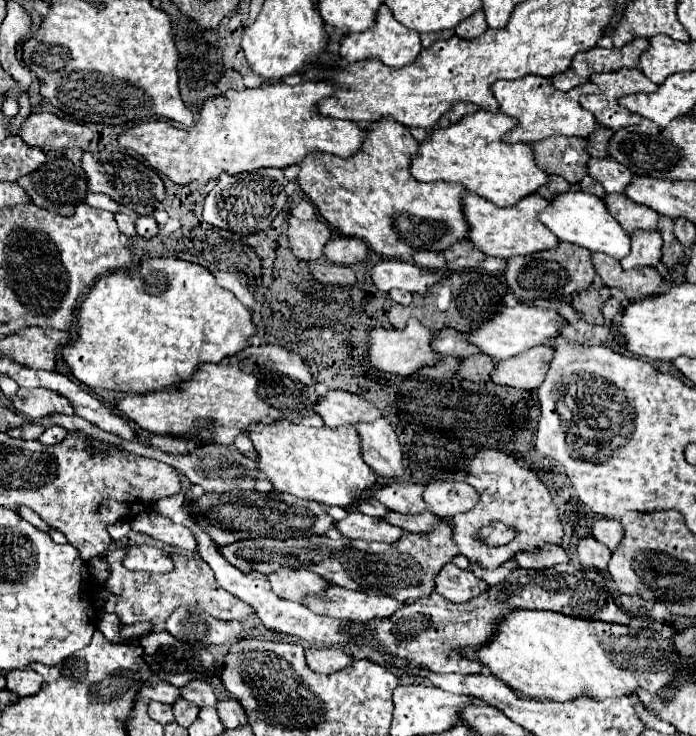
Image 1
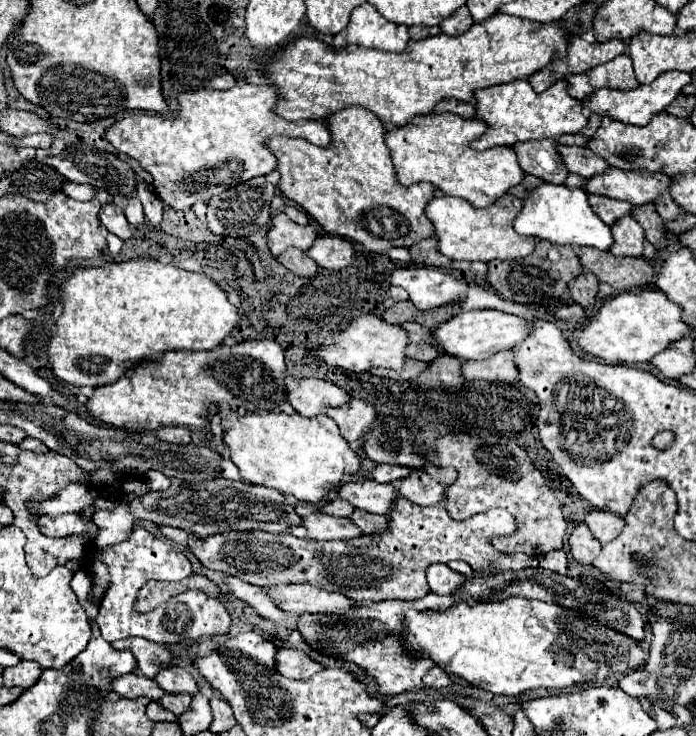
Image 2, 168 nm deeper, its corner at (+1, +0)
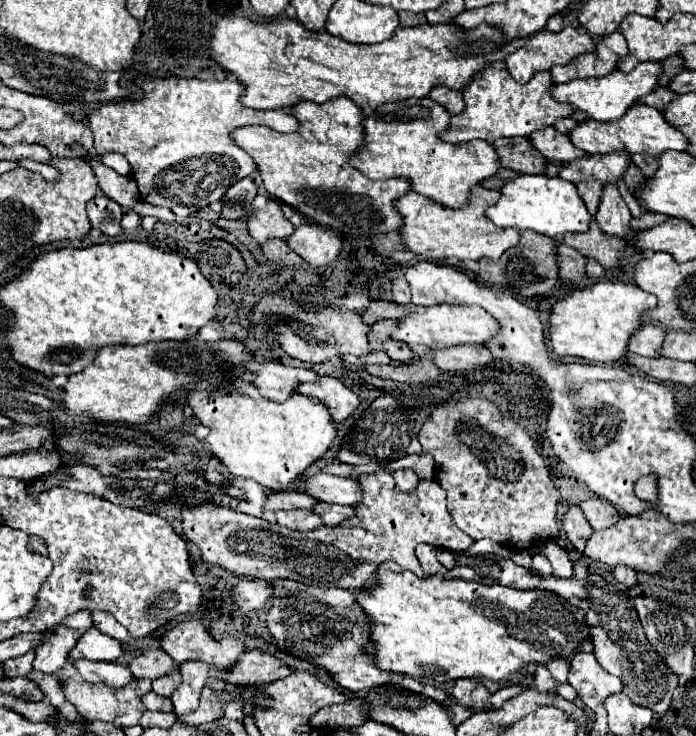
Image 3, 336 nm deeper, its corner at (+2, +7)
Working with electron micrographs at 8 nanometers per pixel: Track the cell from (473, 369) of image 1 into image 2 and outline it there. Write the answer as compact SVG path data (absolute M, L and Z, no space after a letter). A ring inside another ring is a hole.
M441 355L441 357L437 357L437 361L429 363L425 373L419 375L417 383L427 385L427 387L453 389L453 387L465 383L465 377L461 375L461 367L463 367L463 361L459 361L457 357Z

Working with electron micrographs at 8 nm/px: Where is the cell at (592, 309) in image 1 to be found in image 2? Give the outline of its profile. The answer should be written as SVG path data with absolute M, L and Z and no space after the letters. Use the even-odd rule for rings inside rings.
M583 273L583 275L577 277L575 281L571 281L569 289L571 289L571 297L573 297L573 301L579 303L585 311L591 313L591 311L595 309L599 281L595 279L593 273Z

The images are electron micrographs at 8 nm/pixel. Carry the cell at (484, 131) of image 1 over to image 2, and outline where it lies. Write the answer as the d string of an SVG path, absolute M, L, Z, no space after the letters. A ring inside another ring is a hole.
M419 115L411 123L387 133L387 147L393 157L395 173L401 185L413 185L419 181L433 183L445 195L467 199L475 207L489 207L503 197L511 187L519 185L525 171L517 163L517 155L511 147L493 147L487 151L475 151L469 143L479 139L489 127L481 119L463 119L457 115Z

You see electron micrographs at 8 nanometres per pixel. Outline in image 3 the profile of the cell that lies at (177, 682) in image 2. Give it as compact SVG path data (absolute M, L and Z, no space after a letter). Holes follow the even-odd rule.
M152 648L142 652L140 656L132 658L128 664L134 678L158 678L162 674L168 674L174 668L174 662L166 658L166 652L162 648Z

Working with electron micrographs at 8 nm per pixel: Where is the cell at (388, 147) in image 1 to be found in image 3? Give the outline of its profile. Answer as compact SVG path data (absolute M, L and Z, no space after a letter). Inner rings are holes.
M332 98L324 104L314 104L308 100L302 100L292 106L292 116L298 120L298 130L294 134L280 134L266 126L242 126L234 132L230 132L230 138L240 146L246 154L252 156L252 160L258 164L260 178L264 182L264 188L268 194L278 198L280 202L292 206L300 214L308 216L320 226L328 226L342 234L380 234L380 232L392 232L398 230L398 214L394 214L394 198L398 194L406 194L410 190L408 182L404 178L392 178L392 180L370 180L362 176L362 172L354 170L348 164L350 154L362 146L362 110L350 102L350 98Z

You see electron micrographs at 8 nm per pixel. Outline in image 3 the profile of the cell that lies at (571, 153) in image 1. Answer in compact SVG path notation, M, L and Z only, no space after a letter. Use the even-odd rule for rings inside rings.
M498 138L492 142L498 162L520 174L544 174L544 156L536 154L528 138Z

